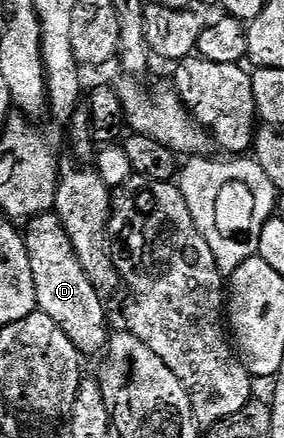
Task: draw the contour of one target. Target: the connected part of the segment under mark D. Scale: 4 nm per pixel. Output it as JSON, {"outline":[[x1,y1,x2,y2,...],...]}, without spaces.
{"outline":[[45,212,42,216,35,216,24,225,23,235,27,246,27,258,31,258,31,278,35,278,35,298,40,312,47,314,67,338,80,350,82,357,100,357,106,351,111,335,109,320,105,317,105,304,101,301,98,285,94,277,86,272,82,257,77,255,77,245,71,242,63,222,53,212]]}

